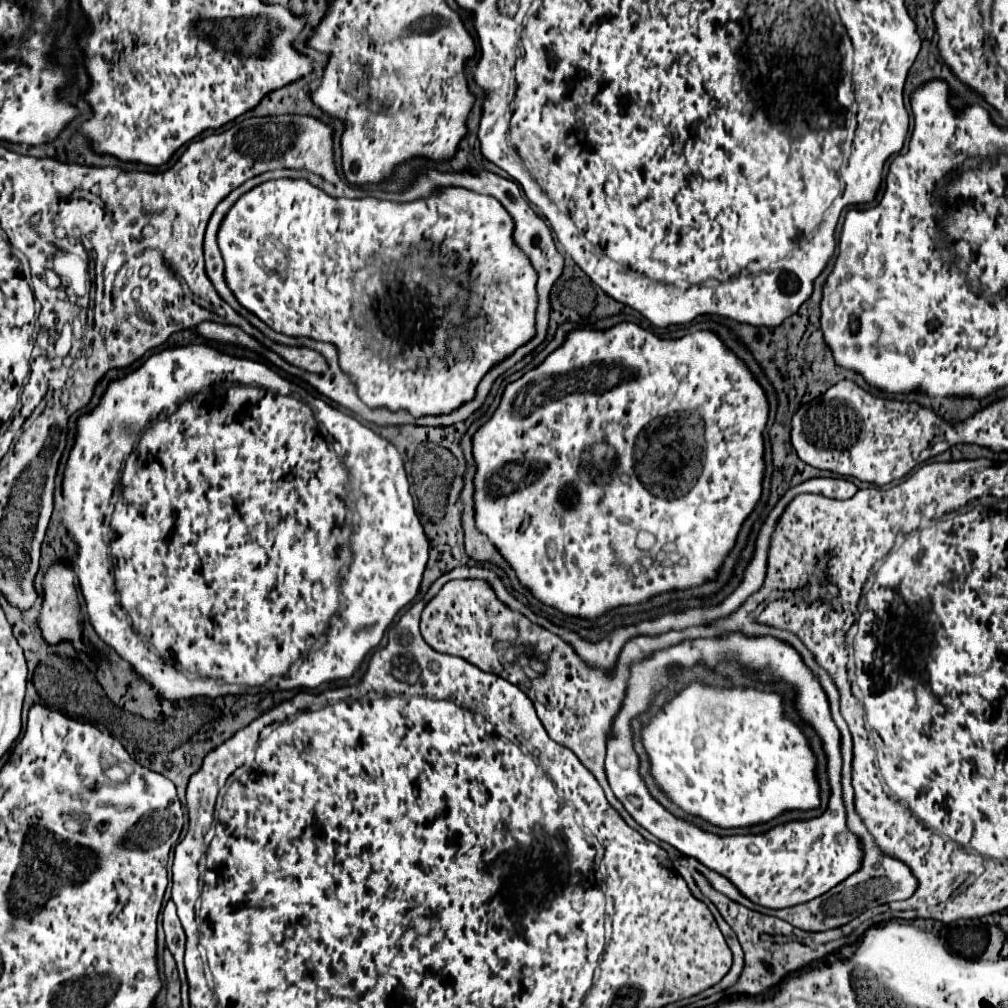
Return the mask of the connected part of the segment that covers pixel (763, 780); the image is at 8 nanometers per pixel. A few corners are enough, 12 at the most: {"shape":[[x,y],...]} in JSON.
{"shape":[[692,683],[644,727],[656,783],[730,829],[820,805],[782,697]]}

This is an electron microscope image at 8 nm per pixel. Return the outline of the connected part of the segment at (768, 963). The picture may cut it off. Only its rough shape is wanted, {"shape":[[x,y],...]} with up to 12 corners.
{"shape":[[692,871],[744,949],[728,993],[760,995],[810,965],[788,921],[748,909]]}

